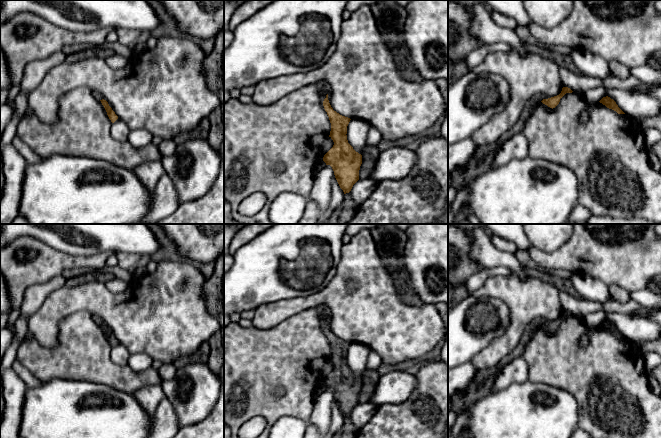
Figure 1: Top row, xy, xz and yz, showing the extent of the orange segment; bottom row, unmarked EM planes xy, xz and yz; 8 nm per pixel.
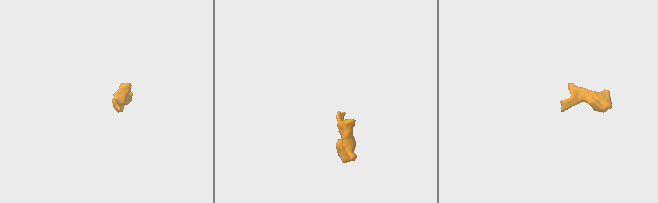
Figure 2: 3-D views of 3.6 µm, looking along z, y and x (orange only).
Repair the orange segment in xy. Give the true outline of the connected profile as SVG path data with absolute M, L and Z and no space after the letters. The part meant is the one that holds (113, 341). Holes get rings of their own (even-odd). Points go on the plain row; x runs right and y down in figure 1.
M102 323L100 325L102 329L104 330L109 343L111 344L112 347L114 347L118 343L118 340L115 338L115 336L112 334L112 332L109 330L106 324Z

